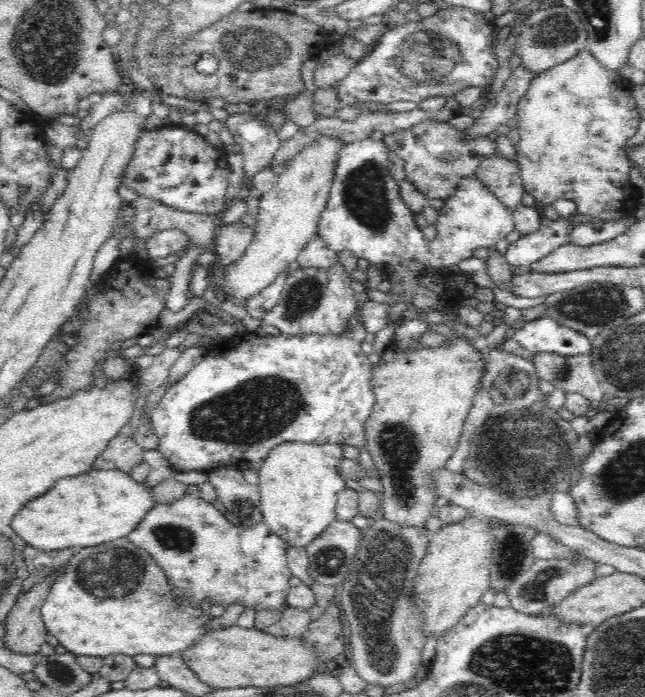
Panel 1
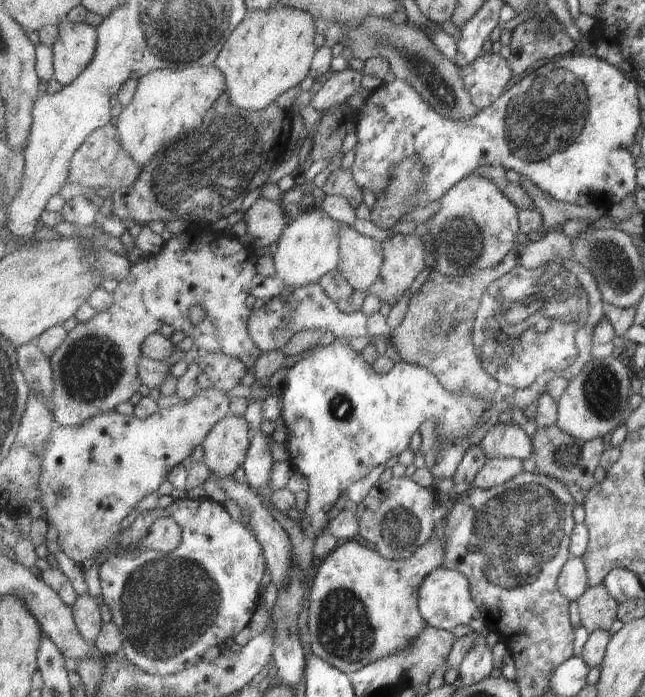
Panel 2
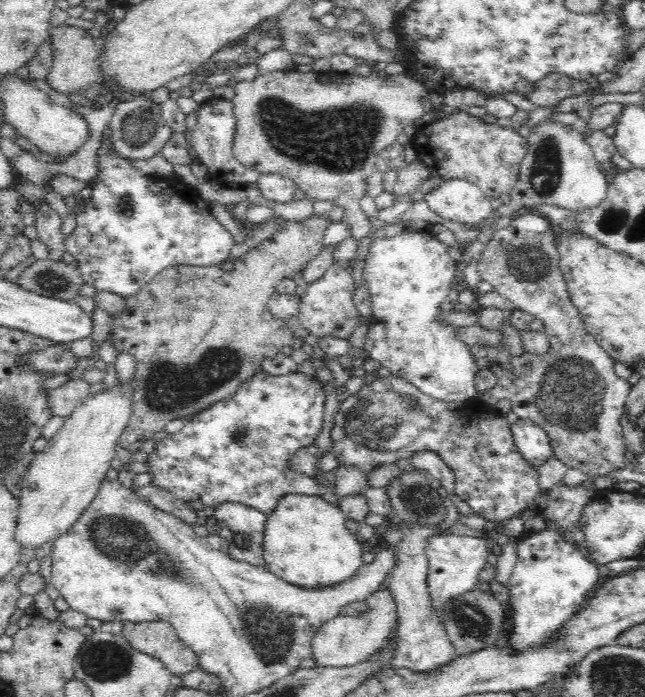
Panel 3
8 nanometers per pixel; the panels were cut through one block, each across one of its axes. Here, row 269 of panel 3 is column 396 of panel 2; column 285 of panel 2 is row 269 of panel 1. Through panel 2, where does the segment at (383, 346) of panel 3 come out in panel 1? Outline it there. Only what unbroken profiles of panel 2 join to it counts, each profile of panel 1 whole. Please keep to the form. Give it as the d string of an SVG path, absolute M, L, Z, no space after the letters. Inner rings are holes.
M370 137L346 143L342 148L335 183L317 232L330 249L337 253L351 250L358 258L369 261L370 266L382 271L388 281L394 276L403 276L406 285L428 269L447 274L450 267L472 258L475 250L486 252L515 230L513 213L472 174L462 178L456 192L443 200L435 224L436 236L427 240L414 221L414 212L400 197L399 182L388 170L388 150L383 139L372 140Z

